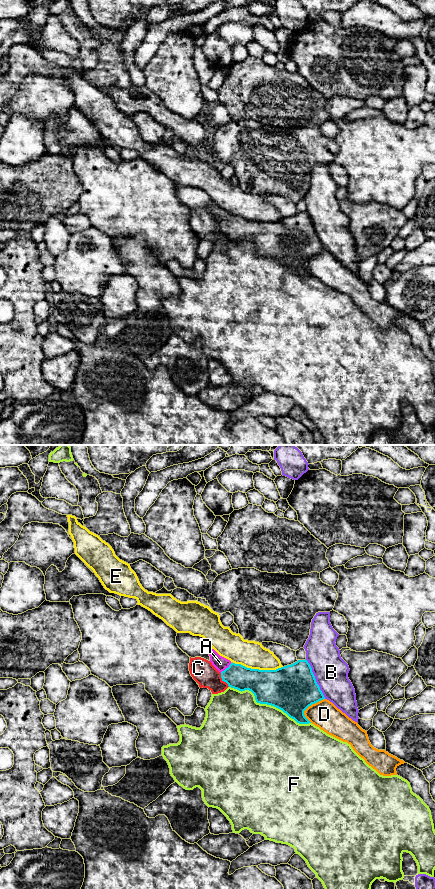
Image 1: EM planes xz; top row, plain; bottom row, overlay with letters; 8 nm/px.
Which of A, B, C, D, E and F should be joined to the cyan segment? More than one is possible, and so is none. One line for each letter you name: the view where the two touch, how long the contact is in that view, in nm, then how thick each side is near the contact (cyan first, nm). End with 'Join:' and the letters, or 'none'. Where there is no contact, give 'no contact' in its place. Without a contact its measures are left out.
A: xz | 120 nm | 200/110 nm
Join: A

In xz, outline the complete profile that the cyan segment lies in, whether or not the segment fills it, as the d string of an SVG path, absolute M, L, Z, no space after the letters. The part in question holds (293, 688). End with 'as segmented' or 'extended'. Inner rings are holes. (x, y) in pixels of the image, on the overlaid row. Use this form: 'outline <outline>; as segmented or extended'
outline M214 649L209 656L229 687L251 691L257 703L274 706L299 724L311 723L304 711L325 699L306 659L276 670L259 670L232 663Z; extended

